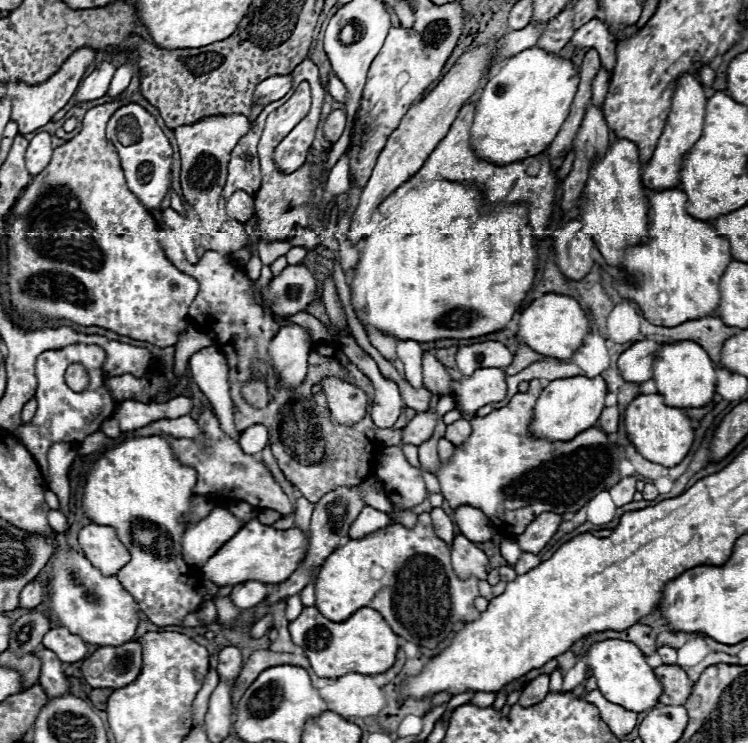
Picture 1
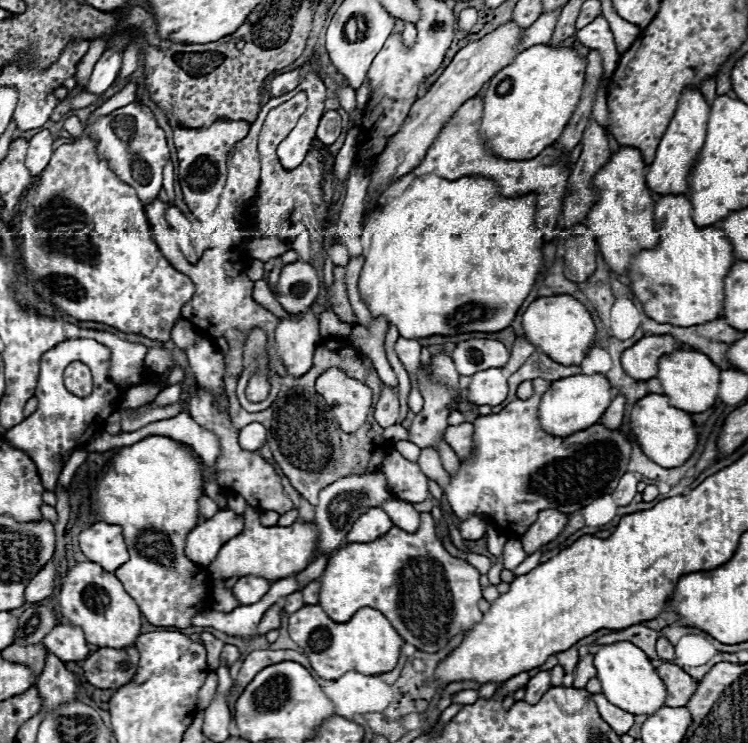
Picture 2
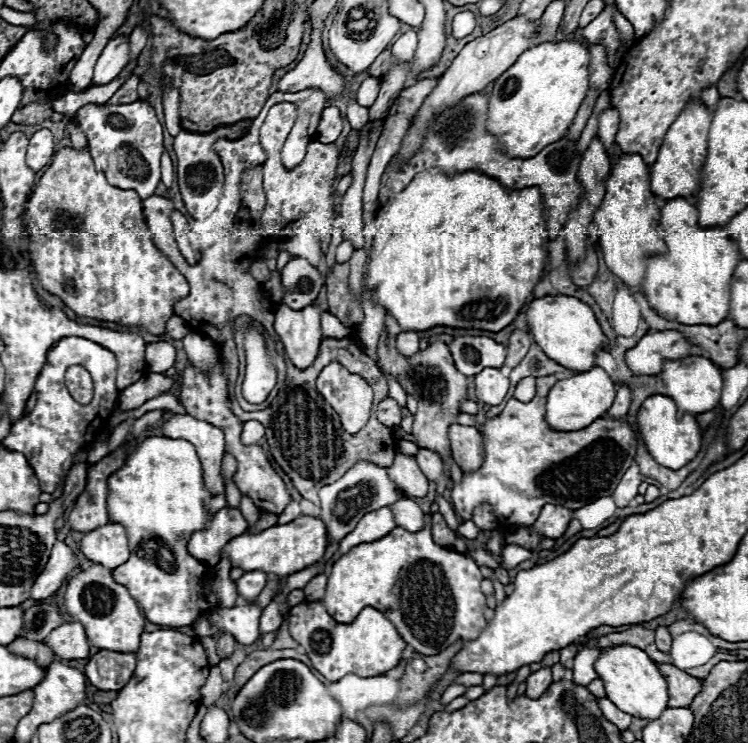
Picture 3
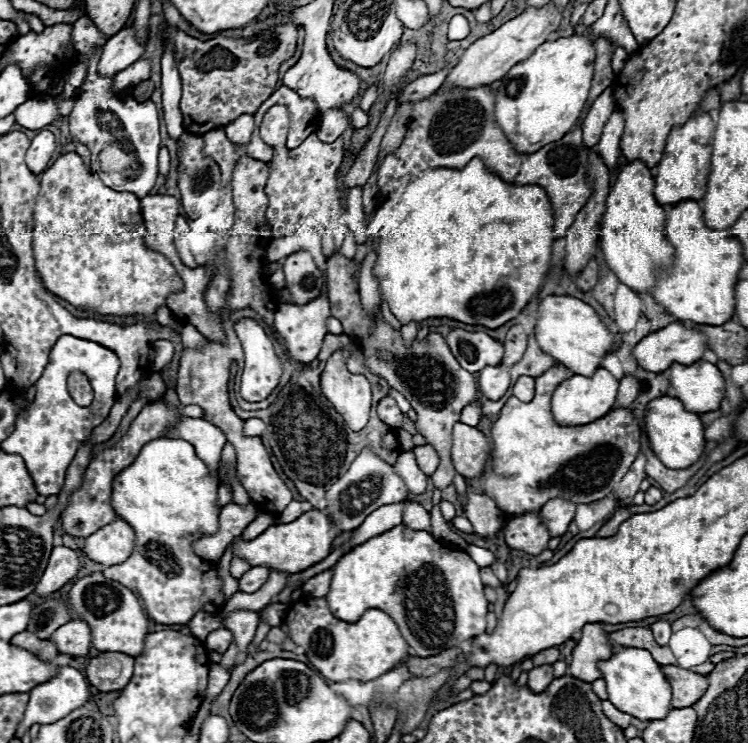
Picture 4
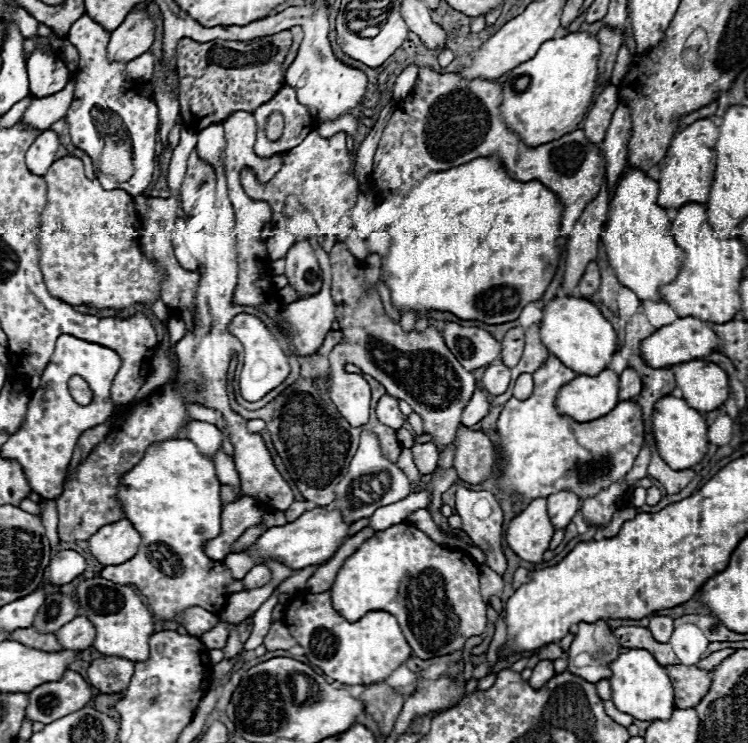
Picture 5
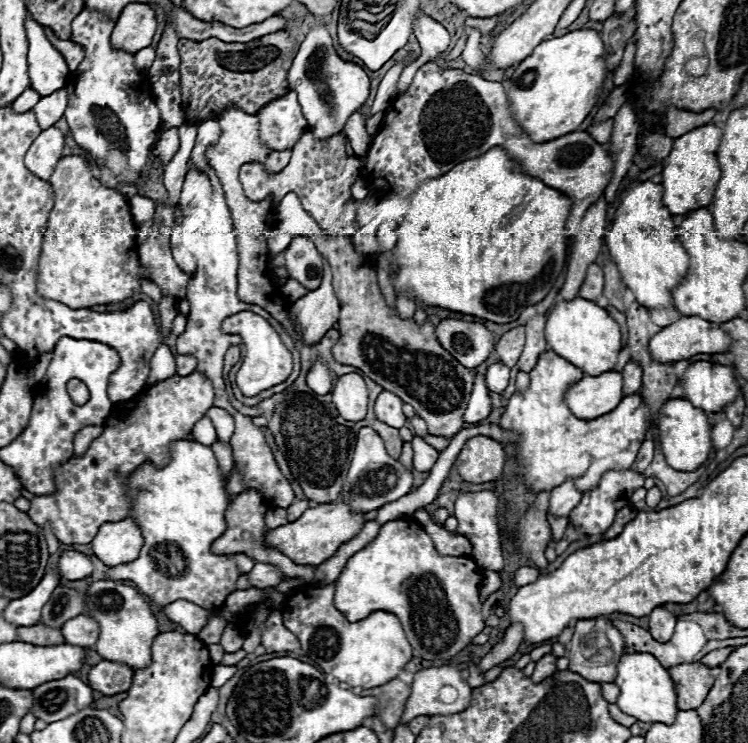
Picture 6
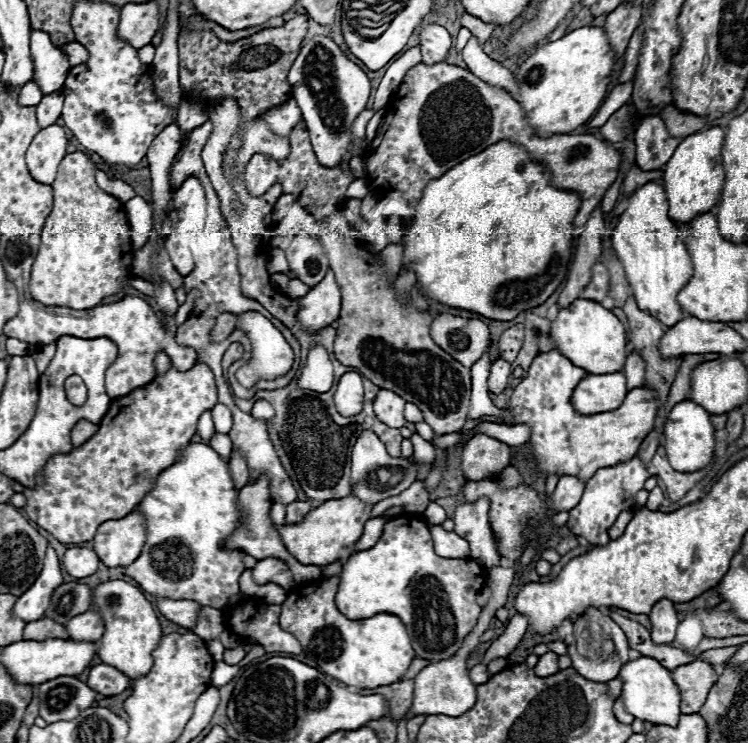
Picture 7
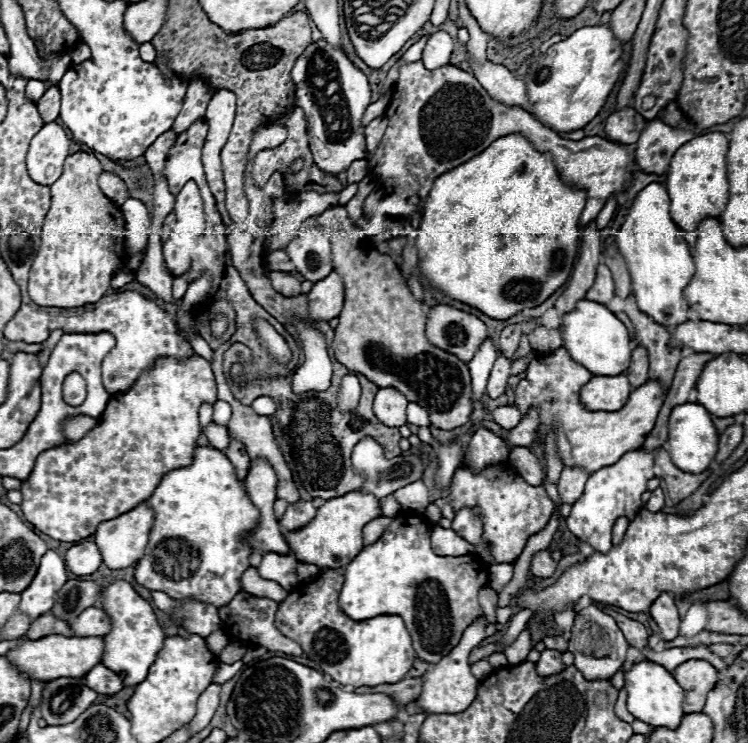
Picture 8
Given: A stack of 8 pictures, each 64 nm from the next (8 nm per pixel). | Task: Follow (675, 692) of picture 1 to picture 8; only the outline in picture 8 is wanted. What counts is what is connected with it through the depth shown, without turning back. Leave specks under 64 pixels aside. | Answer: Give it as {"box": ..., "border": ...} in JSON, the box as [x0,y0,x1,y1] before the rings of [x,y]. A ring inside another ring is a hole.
{"box":[674,660,718,714],"border":[[[686,660],[684,664],[680,664],[674,670],[674,678],[686,690],[684,712],[692,714],[692,712],[700,712],[702,710],[708,692],[718,682],[718,672],[706,660]]]}

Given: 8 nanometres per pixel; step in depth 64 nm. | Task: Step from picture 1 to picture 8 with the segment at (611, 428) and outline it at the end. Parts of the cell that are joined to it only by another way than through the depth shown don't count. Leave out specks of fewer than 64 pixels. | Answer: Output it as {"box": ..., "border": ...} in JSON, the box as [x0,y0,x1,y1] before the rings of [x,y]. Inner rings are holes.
{"box":[626,346,648,388],"border":[[[644,346],[634,348],[632,362],[630,362],[630,368],[626,370],[626,376],[630,378],[632,388],[638,388],[648,380],[648,354]]]}

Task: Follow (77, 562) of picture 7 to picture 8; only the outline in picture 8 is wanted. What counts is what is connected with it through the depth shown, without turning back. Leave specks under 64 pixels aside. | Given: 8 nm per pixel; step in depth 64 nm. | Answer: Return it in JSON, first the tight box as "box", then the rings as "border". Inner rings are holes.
{"box":[66,540,102,576],"border":[[[84,540],[66,552],[66,564],[68,564],[68,570],[78,576],[92,574],[102,564],[102,554],[94,542]]]}

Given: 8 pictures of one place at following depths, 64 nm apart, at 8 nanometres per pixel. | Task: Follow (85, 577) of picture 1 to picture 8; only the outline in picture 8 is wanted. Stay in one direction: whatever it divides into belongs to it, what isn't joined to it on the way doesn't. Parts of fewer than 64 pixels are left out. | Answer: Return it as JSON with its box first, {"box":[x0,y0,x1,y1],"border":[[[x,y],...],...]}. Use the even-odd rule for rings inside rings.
{"box":[102,580,166,686],"border":[[[118,580],[108,588],[104,588],[102,602],[104,602],[102,608],[106,610],[106,614],[112,616],[112,632],[104,636],[106,654],[102,664],[114,670],[116,674],[120,674],[124,678],[124,686],[136,686],[146,678],[148,668],[156,662],[156,656],[162,650],[166,636],[158,626],[152,606],[144,598],[140,598],[128,582]]]}

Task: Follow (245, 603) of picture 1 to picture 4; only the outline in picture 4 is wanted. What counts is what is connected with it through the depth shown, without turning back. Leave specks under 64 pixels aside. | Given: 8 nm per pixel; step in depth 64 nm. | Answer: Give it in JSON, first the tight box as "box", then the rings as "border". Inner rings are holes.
{"box":[238,566,270,594],"border":[[[254,566],[254,568],[250,568],[250,570],[238,580],[238,582],[240,582],[240,592],[248,592],[248,594],[256,592],[256,590],[268,580],[268,574],[270,574],[270,570],[264,568],[264,566]]]}

